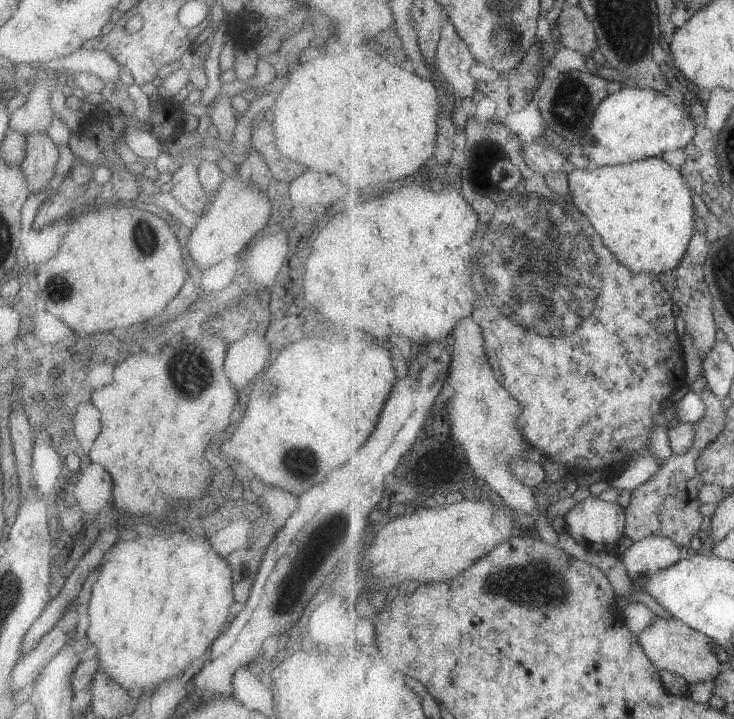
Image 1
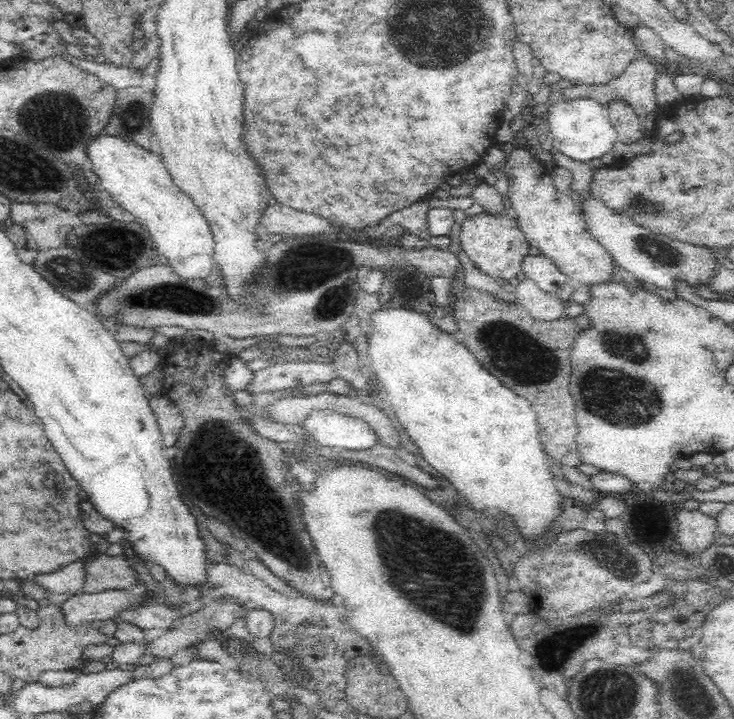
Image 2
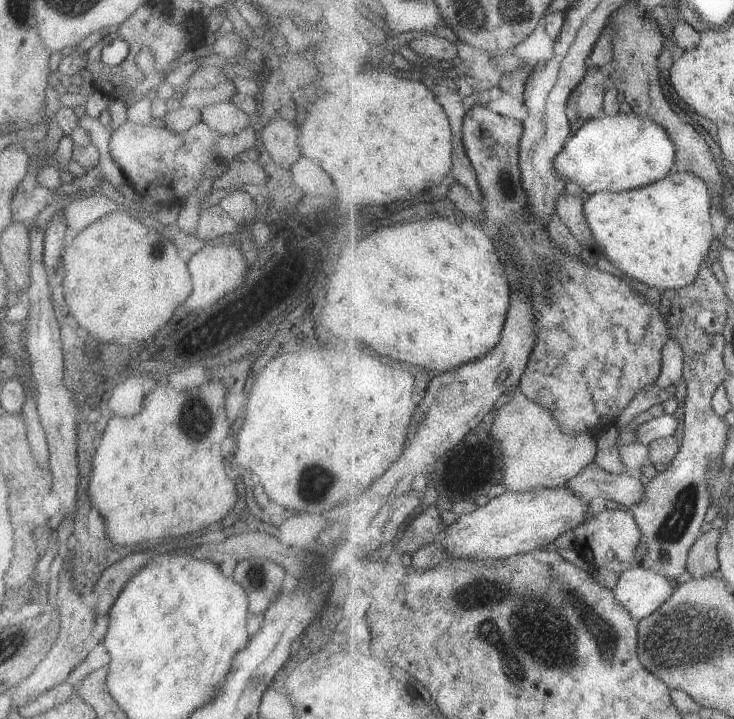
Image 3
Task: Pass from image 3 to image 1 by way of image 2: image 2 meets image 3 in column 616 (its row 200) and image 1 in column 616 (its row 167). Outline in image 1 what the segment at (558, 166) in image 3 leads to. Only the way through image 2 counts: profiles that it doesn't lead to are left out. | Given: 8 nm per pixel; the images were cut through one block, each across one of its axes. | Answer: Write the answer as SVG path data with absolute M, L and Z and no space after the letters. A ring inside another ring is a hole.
M650 87L615 88L596 111L591 129L586 133L579 153L593 160L597 167L623 165L660 157L667 150L685 148L695 138L693 104L673 104L667 94Z

